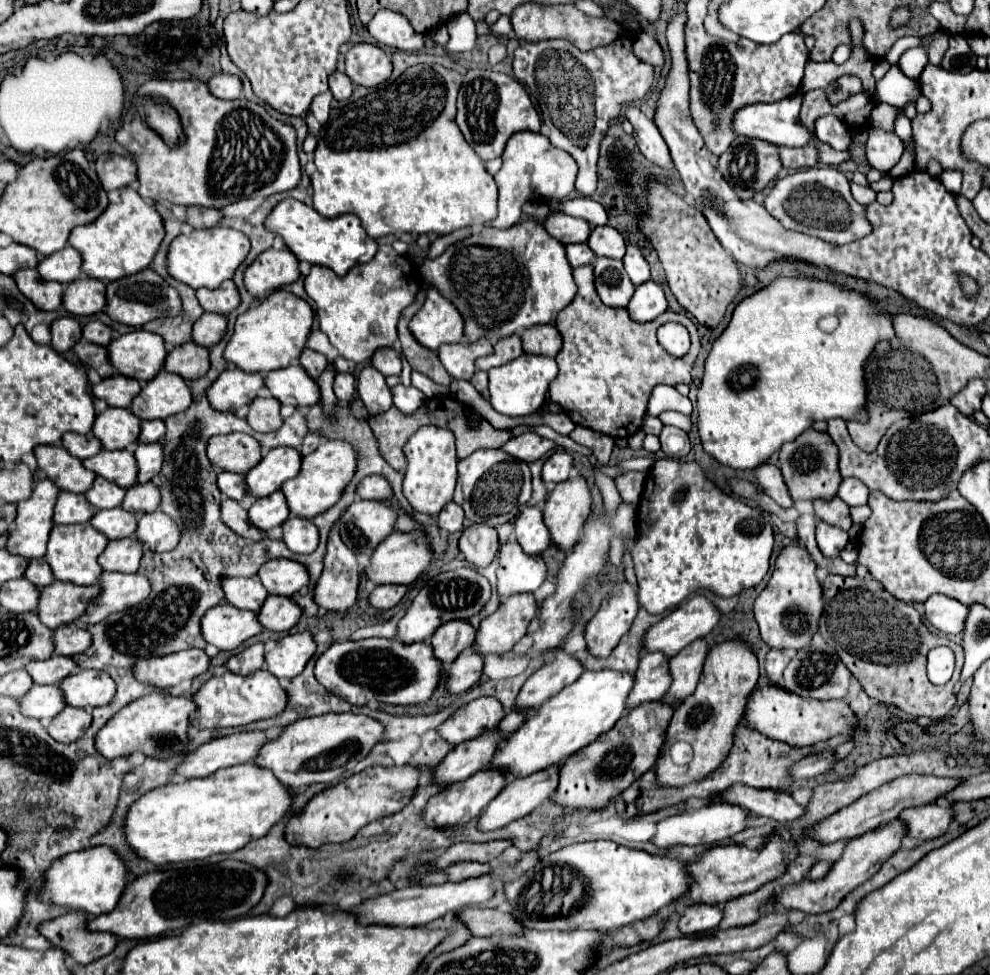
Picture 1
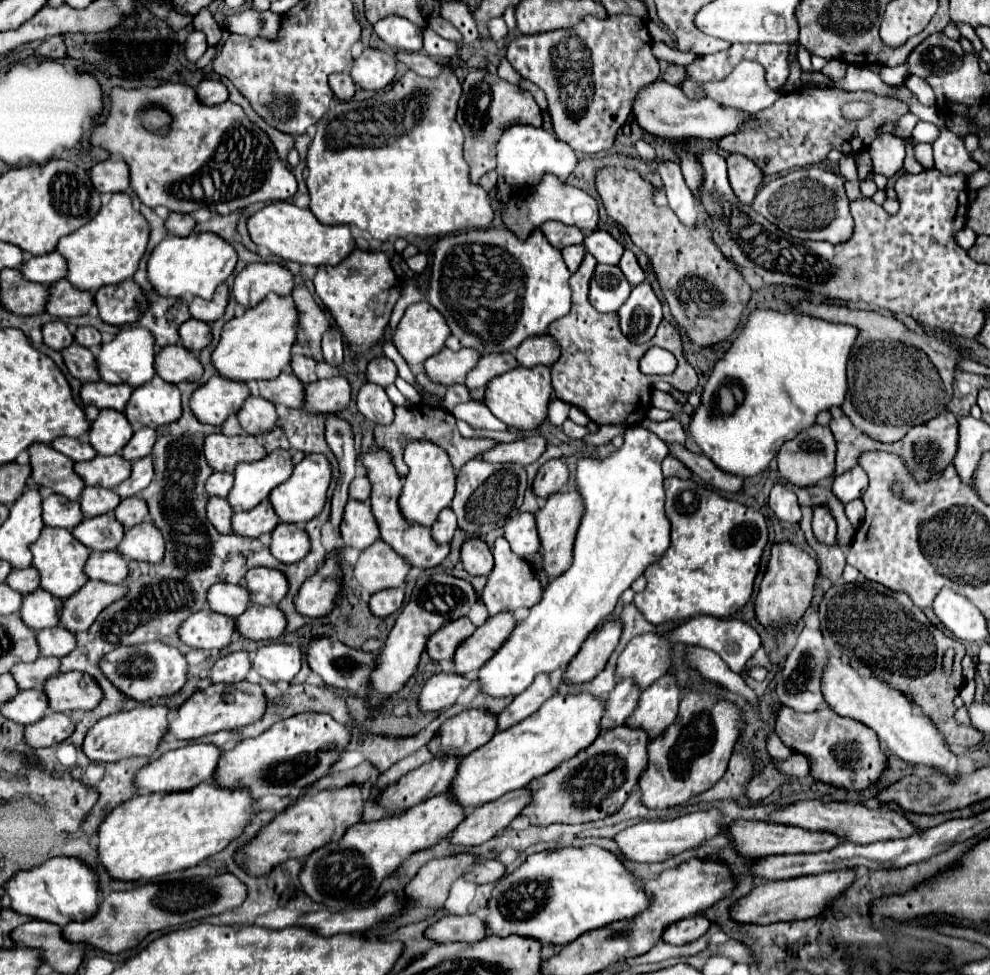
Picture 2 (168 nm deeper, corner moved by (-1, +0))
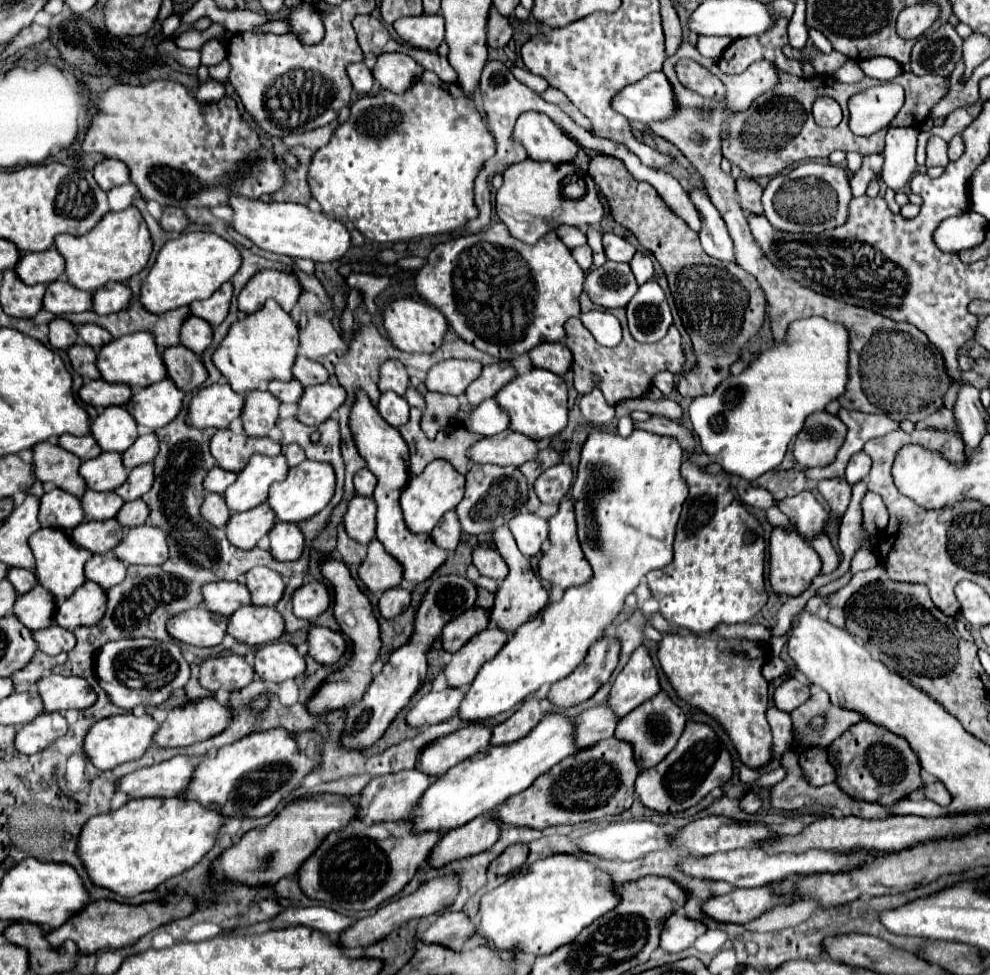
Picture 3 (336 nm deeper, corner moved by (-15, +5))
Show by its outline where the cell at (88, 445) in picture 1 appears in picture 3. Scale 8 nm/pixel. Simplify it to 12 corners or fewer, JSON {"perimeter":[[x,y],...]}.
{"perimeter":[[62,435],[60,445],[82,461],[102,453],[92,435]]}

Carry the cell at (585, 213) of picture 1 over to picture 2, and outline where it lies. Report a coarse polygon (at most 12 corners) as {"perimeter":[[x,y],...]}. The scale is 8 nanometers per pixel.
{"perimeter":[[546,174],[522,200],[502,204],[502,222],[526,240],[548,220],[594,232],[590,194]]}

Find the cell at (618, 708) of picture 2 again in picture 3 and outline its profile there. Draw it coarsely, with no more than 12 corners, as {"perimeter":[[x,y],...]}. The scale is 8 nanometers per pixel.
{"perimeter":[[608,703],[576,717],[576,745],[586,749],[614,735],[620,717]]}

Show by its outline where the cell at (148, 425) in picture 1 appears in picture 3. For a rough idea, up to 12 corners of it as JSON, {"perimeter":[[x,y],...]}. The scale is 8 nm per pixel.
{"perimeter":[[154,433],[140,435],[122,453],[126,469],[154,461],[158,439]]}

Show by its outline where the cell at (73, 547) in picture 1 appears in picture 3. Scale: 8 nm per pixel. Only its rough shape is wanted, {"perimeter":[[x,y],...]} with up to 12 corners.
{"perimeter":[[62,529],[30,537],[36,577],[56,603],[84,585],[92,557]]}

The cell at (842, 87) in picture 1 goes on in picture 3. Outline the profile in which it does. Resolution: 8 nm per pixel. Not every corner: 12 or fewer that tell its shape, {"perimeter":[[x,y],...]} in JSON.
{"perimeter":[[786,45],[784,53],[794,59],[810,59],[822,75],[834,75],[848,57],[838,51],[830,55],[806,47],[796,51]]}

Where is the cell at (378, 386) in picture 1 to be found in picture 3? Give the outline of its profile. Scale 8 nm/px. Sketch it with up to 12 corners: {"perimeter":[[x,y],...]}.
{"perimeter":[[380,395],[378,411],[392,427],[408,423],[410,405],[402,395]]}

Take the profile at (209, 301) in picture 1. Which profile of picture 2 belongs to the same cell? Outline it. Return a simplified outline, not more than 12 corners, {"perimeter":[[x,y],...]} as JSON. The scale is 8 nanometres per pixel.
{"perimeter":[[220,284],[212,300],[194,298],[192,318],[212,324],[228,304],[228,286]]}

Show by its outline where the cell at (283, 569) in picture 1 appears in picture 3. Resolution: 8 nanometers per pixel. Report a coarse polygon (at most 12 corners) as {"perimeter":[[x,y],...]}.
{"perimeter":[[268,567],[250,569],[252,605],[276,605],[284,579]]}

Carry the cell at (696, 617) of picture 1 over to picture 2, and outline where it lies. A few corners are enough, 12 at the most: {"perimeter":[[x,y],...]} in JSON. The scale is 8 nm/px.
{"perimeter":[[658,634],[632,638],[618,656],[616,682],[640,690],[670,666],[670,642]]}

